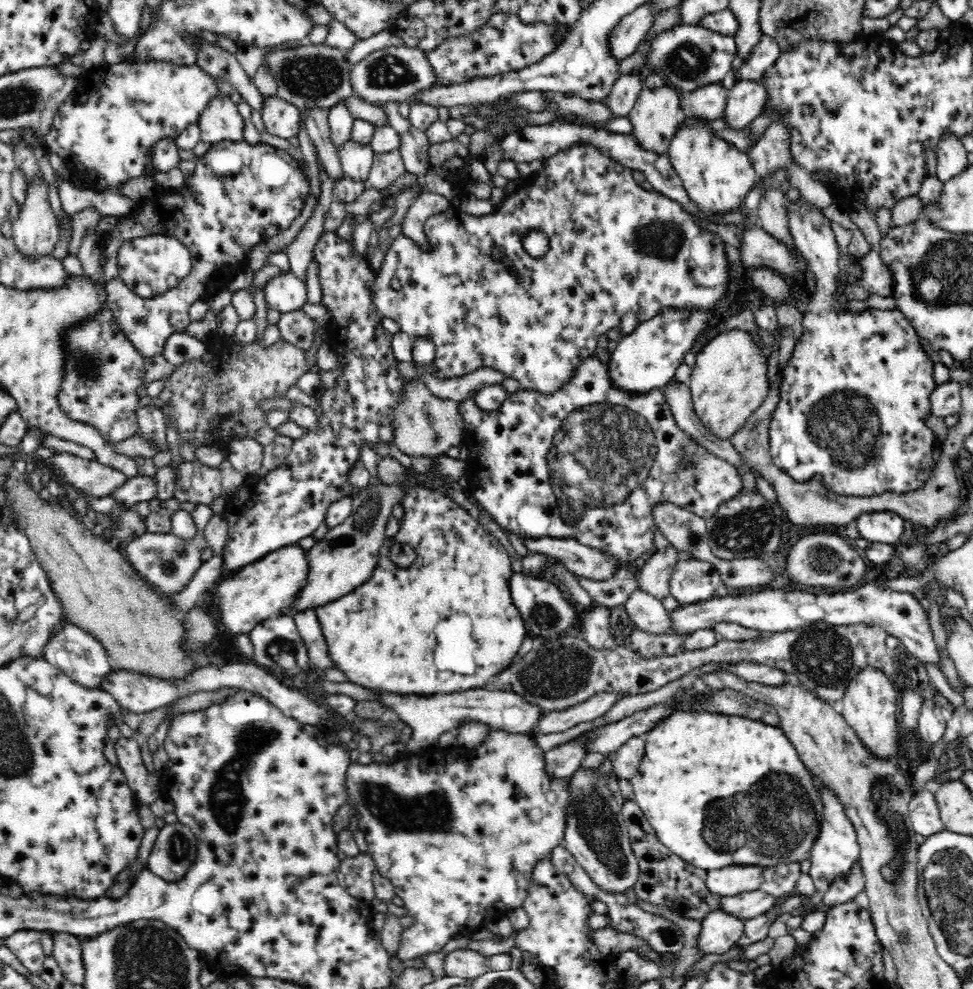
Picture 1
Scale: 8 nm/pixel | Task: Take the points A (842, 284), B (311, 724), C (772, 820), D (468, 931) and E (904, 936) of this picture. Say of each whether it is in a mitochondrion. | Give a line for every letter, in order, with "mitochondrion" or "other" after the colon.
A: other
B: other
C: mitochondrion
D: other
E: mitochondrion

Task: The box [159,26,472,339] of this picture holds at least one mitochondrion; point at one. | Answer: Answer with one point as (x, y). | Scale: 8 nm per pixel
(312, 78)

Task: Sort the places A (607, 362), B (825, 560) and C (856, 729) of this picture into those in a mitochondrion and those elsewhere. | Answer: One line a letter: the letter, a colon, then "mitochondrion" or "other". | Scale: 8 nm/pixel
A: other
B: mitochondrion
C: other

